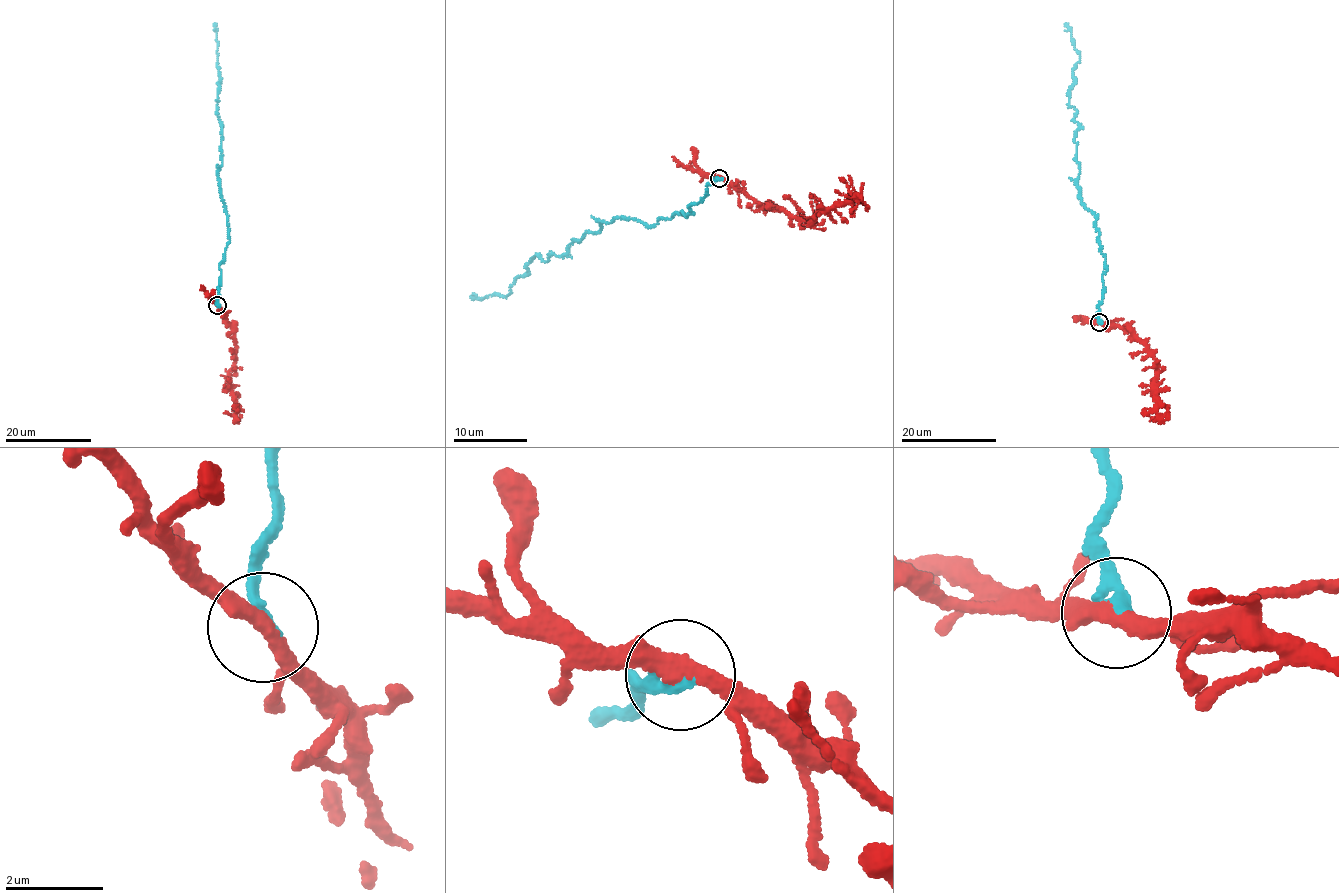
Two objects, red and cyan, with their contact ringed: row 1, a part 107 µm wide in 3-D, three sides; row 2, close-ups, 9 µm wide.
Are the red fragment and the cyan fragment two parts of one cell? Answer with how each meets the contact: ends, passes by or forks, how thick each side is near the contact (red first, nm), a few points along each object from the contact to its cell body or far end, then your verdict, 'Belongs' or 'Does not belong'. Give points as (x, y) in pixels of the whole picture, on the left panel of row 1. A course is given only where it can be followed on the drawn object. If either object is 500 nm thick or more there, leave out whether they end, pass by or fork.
At the ring red passes by. At the ring cyan ends. Thickness 340 nm (red) against 320 nm. Course of red: (217, 304), (225, 312), (236, 347), (234, 367), (228, 373), (236, 407), (234, 422), (241, 414). Course of cyan: (217, 304), (218, 265), (229, 237), (217, 173), (222, 128), (216, 113), (220, 80), (214, 24). Does not belong

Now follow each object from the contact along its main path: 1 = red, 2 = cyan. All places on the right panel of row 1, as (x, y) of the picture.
1: (1099, 322), (1126, 328), (1144, 344), (1155, 364), (1154, 393), (1162, 422), (1168, 415), (1167, 408)
2: (1099, 322), (1105, 257), (1095, 214), (1085, 206), (1076, 185), (1079, 123), (1068, 98), (1079, 52), (1065, 24)

